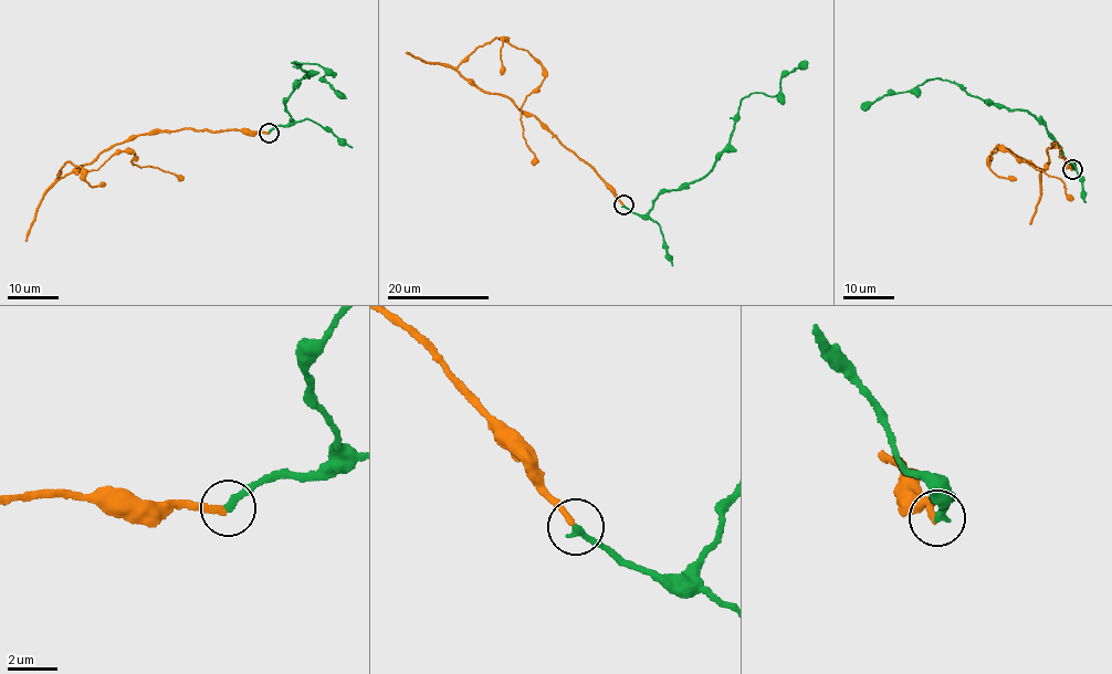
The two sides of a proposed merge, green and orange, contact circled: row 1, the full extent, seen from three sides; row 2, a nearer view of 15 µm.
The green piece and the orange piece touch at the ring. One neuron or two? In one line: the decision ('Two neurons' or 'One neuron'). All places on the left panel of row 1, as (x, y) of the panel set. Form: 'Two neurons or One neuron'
One neuron

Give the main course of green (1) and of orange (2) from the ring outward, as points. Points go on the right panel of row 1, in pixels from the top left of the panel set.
1: (1071, 169), (1074, 165), (1042, 123), (945, 80), (887, 94), (863, 109)
2: (1071, 169), (1055, 141), (1044, 168), (1007, 149), (990, 157), (995, 148), (1006, 150), (1061, 179), (1073, 199)

